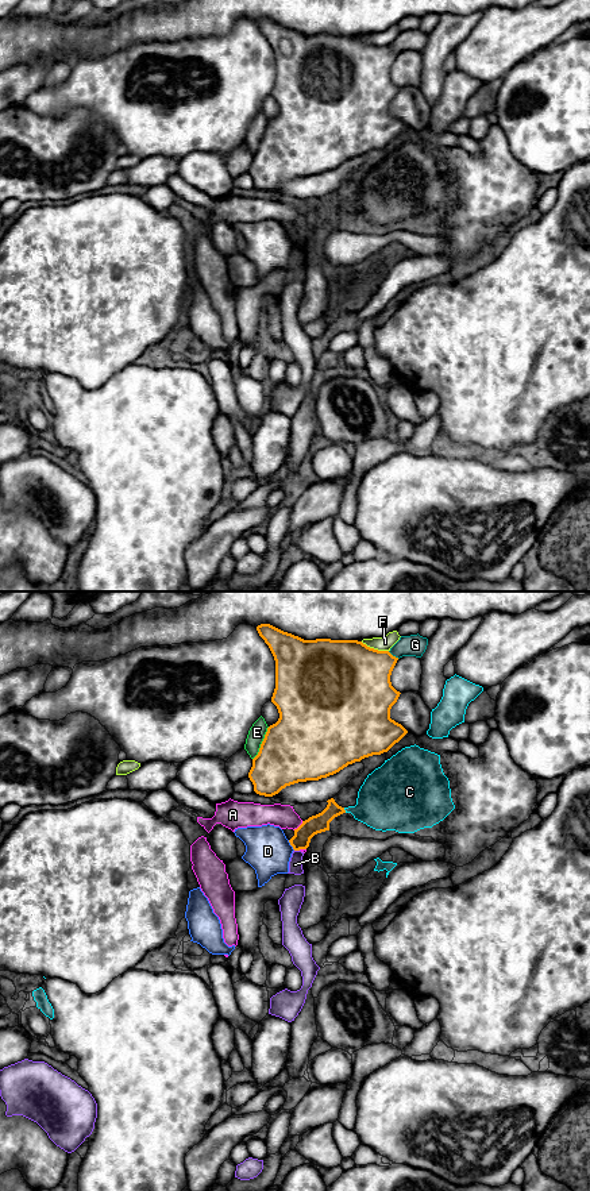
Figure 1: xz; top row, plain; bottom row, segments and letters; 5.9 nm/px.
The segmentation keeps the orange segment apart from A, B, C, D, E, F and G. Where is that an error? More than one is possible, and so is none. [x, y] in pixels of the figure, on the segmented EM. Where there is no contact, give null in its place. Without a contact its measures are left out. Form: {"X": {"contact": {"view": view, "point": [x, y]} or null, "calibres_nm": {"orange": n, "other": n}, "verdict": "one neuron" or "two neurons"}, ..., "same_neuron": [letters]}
{"A": {"contact": {"view": "xz", "point": [299, 827]}, "calibres_nm": {"orange": 110, "other": 140}, "verdict": "two neurons"}, "B": {"contact": {"view": "xz", "point": [297, 850]}, "calibres_nm": {"orange": 110, "other": 80}, "verdict": "two neurons"}, "C": {"contact": {"view": "xz", "point": [344, 810]}, "calibres_nm": {"orange": 110, "other": 340}, "verdict": "two neurons"}, "D": {"contact": {"view": "xz", "point": [290, 844]}, "calibres_nm": {"orange": 110, "other": 280}, "verdict": "two neurons"}, "E": {"contact": {"view": "xz", "point": [262, 743]}, "calibres_nm": {"orange": 440, "other": 100}, "verdict": "two neurons"}, "F": {"contact": {"view": "xz", "point": [373, 648]}, "calibres_nm": {"orange": 480, "other": 90}, "verdict": "two neurons"}, "G": {"contact": {"view": "xz", "point": [392, 655]}, "calibres_nm": {"orange": 400, "other": 130}, "verdict": "two neurons"}, "same_neuron": []}

